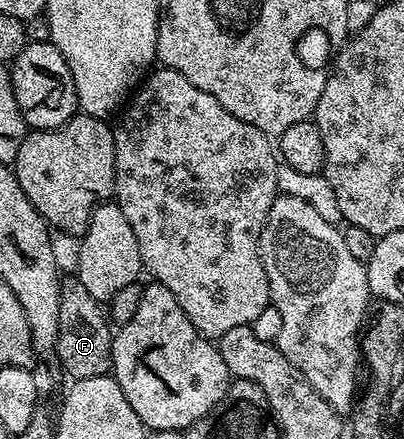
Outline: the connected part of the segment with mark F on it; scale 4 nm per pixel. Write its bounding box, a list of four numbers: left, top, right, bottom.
[55,275,113,381]

